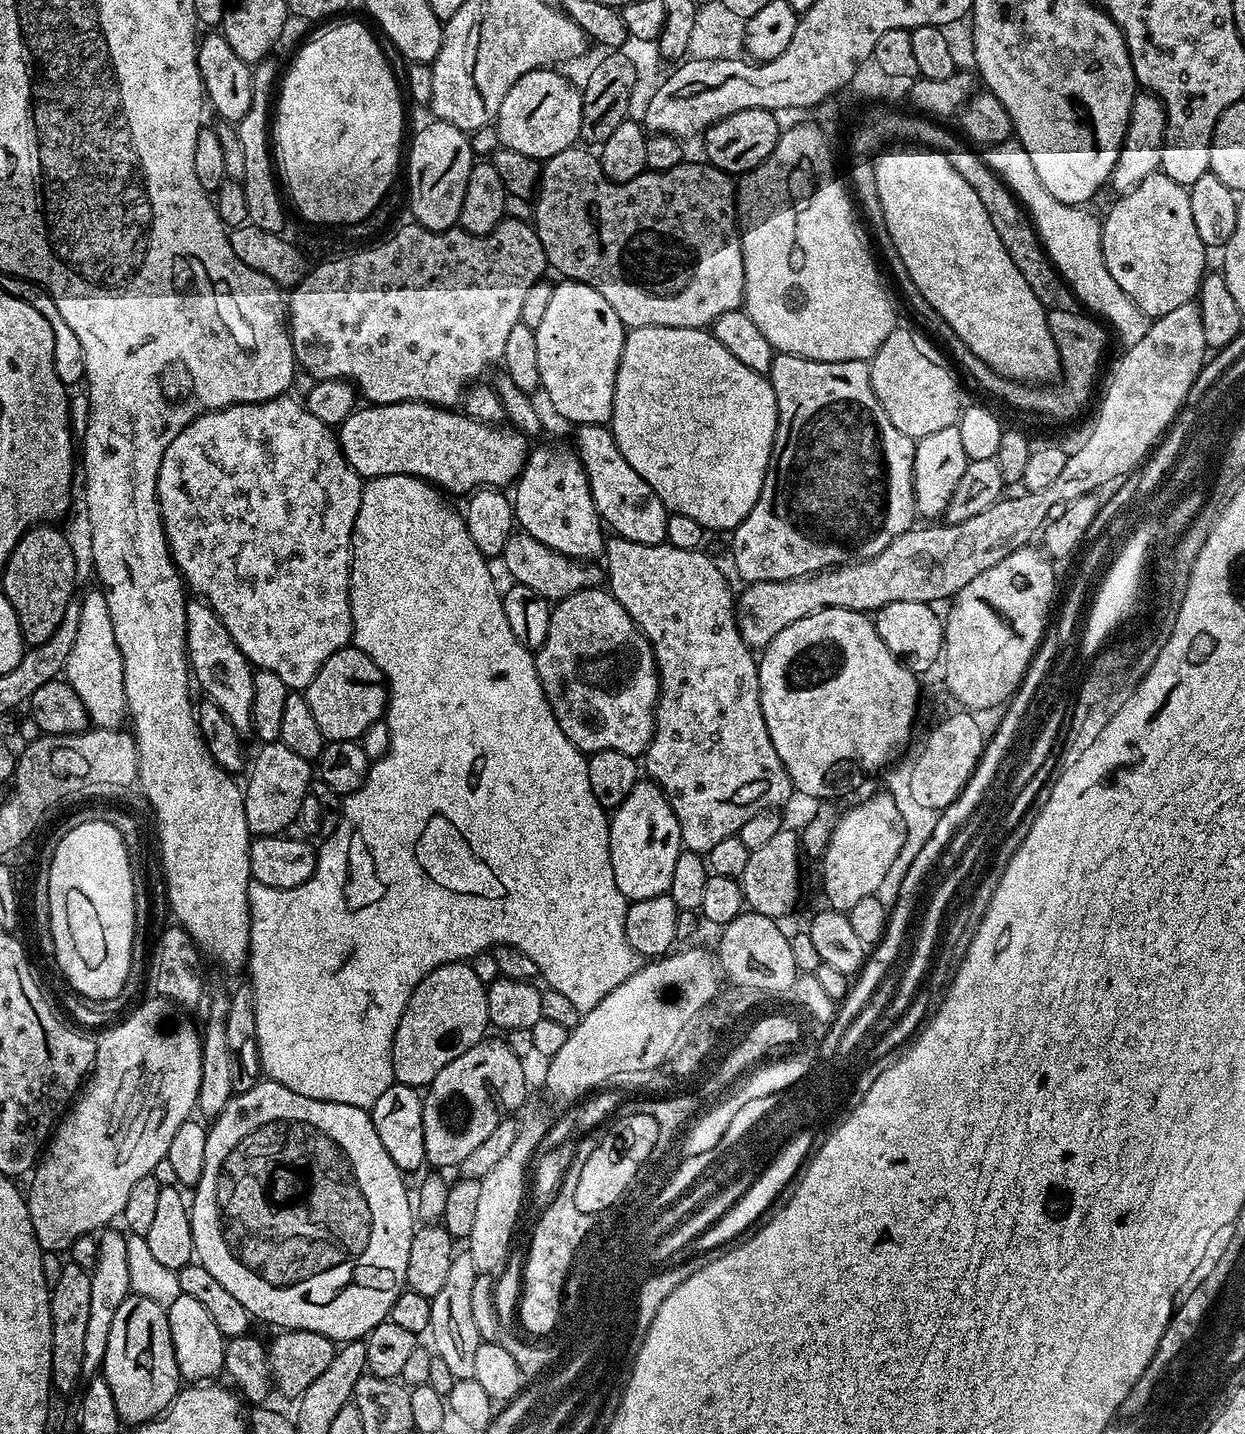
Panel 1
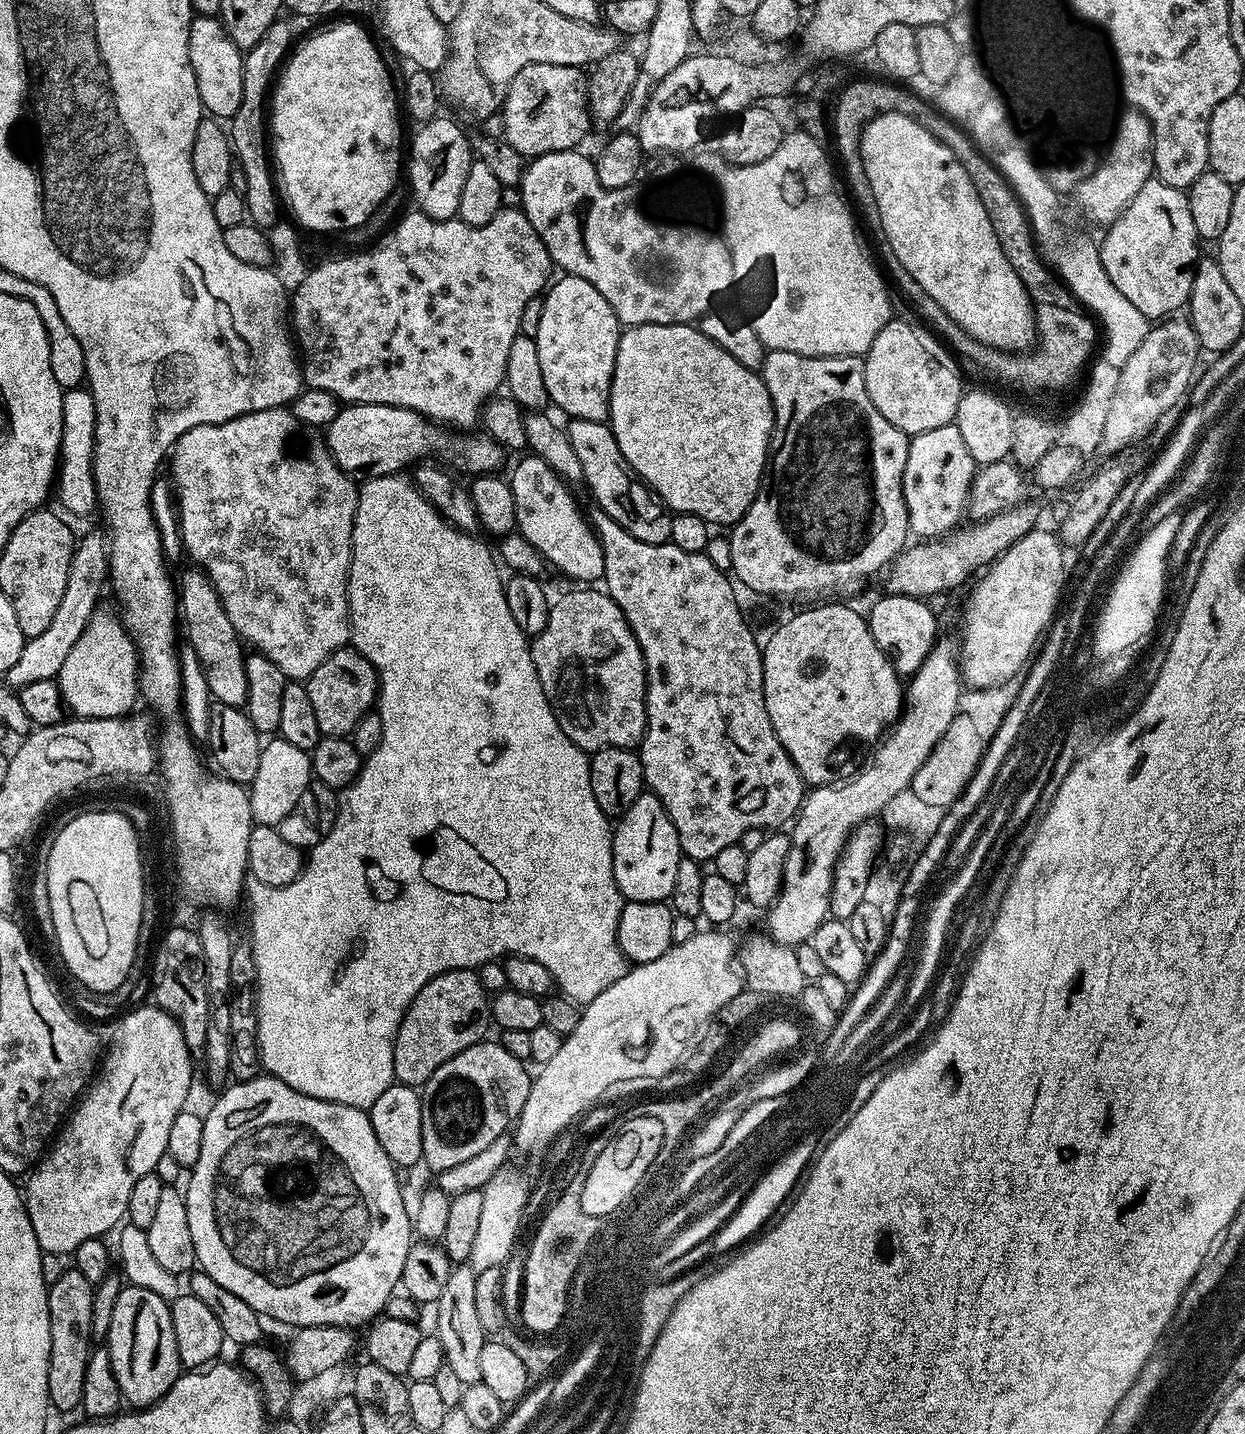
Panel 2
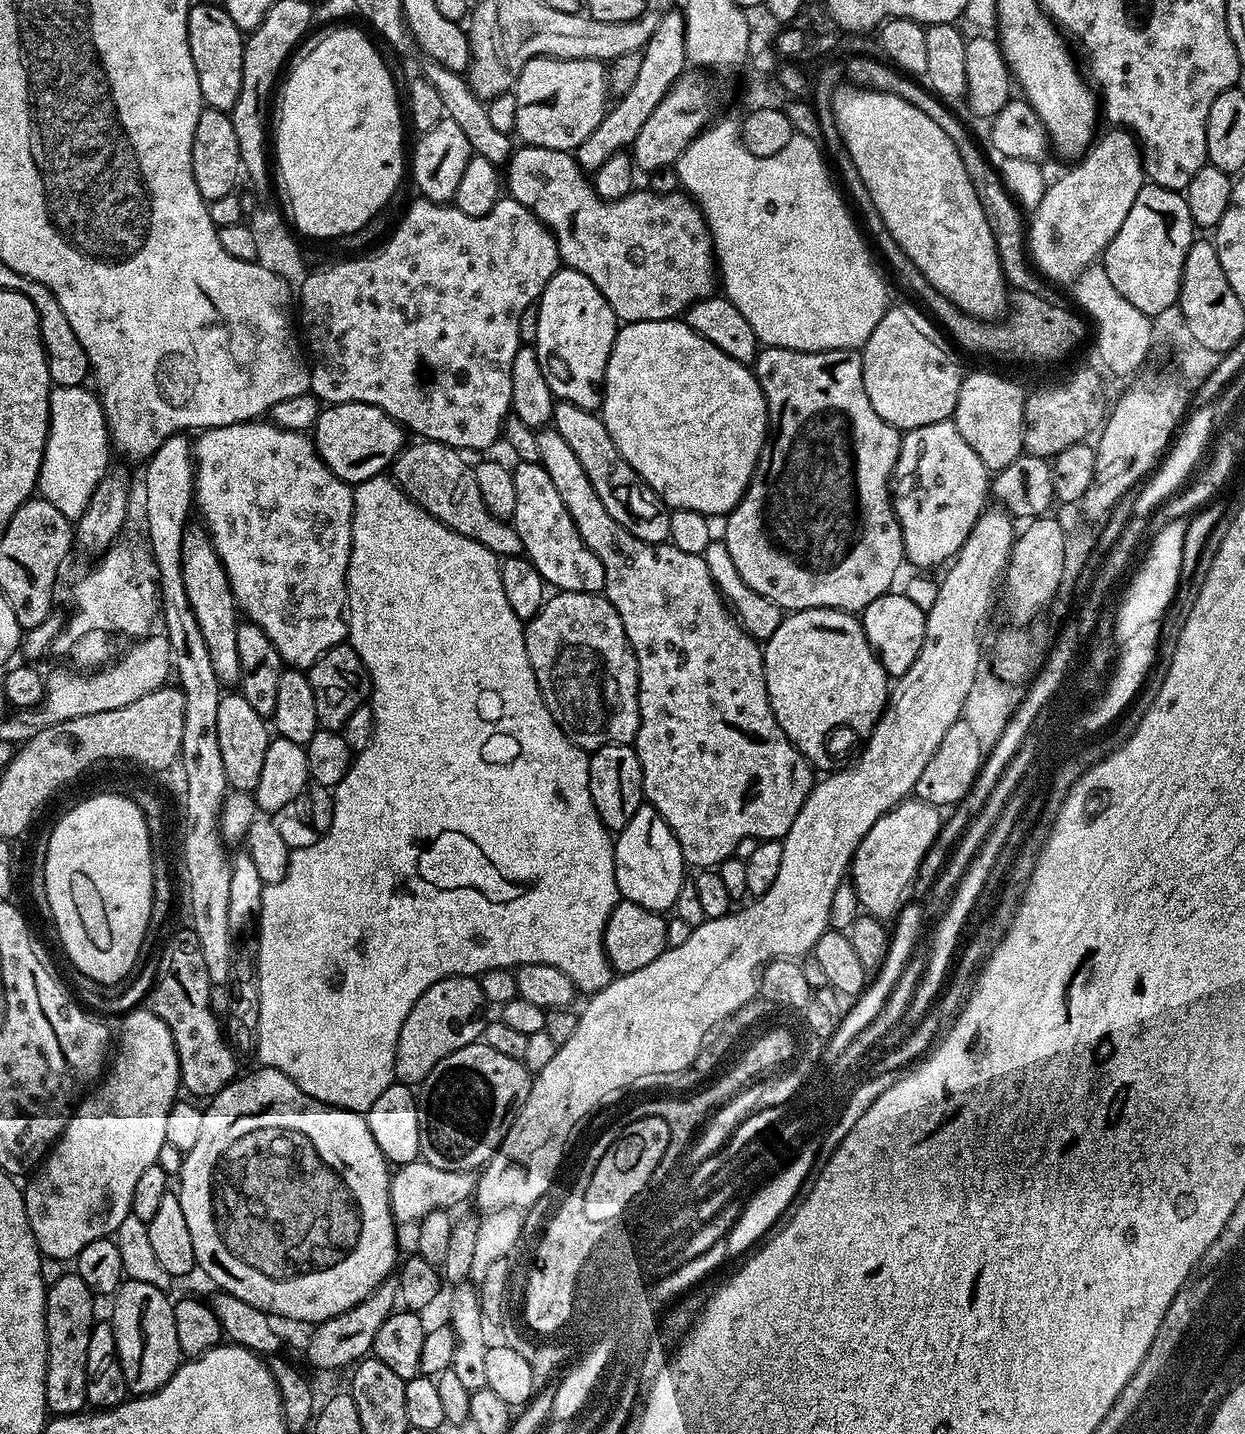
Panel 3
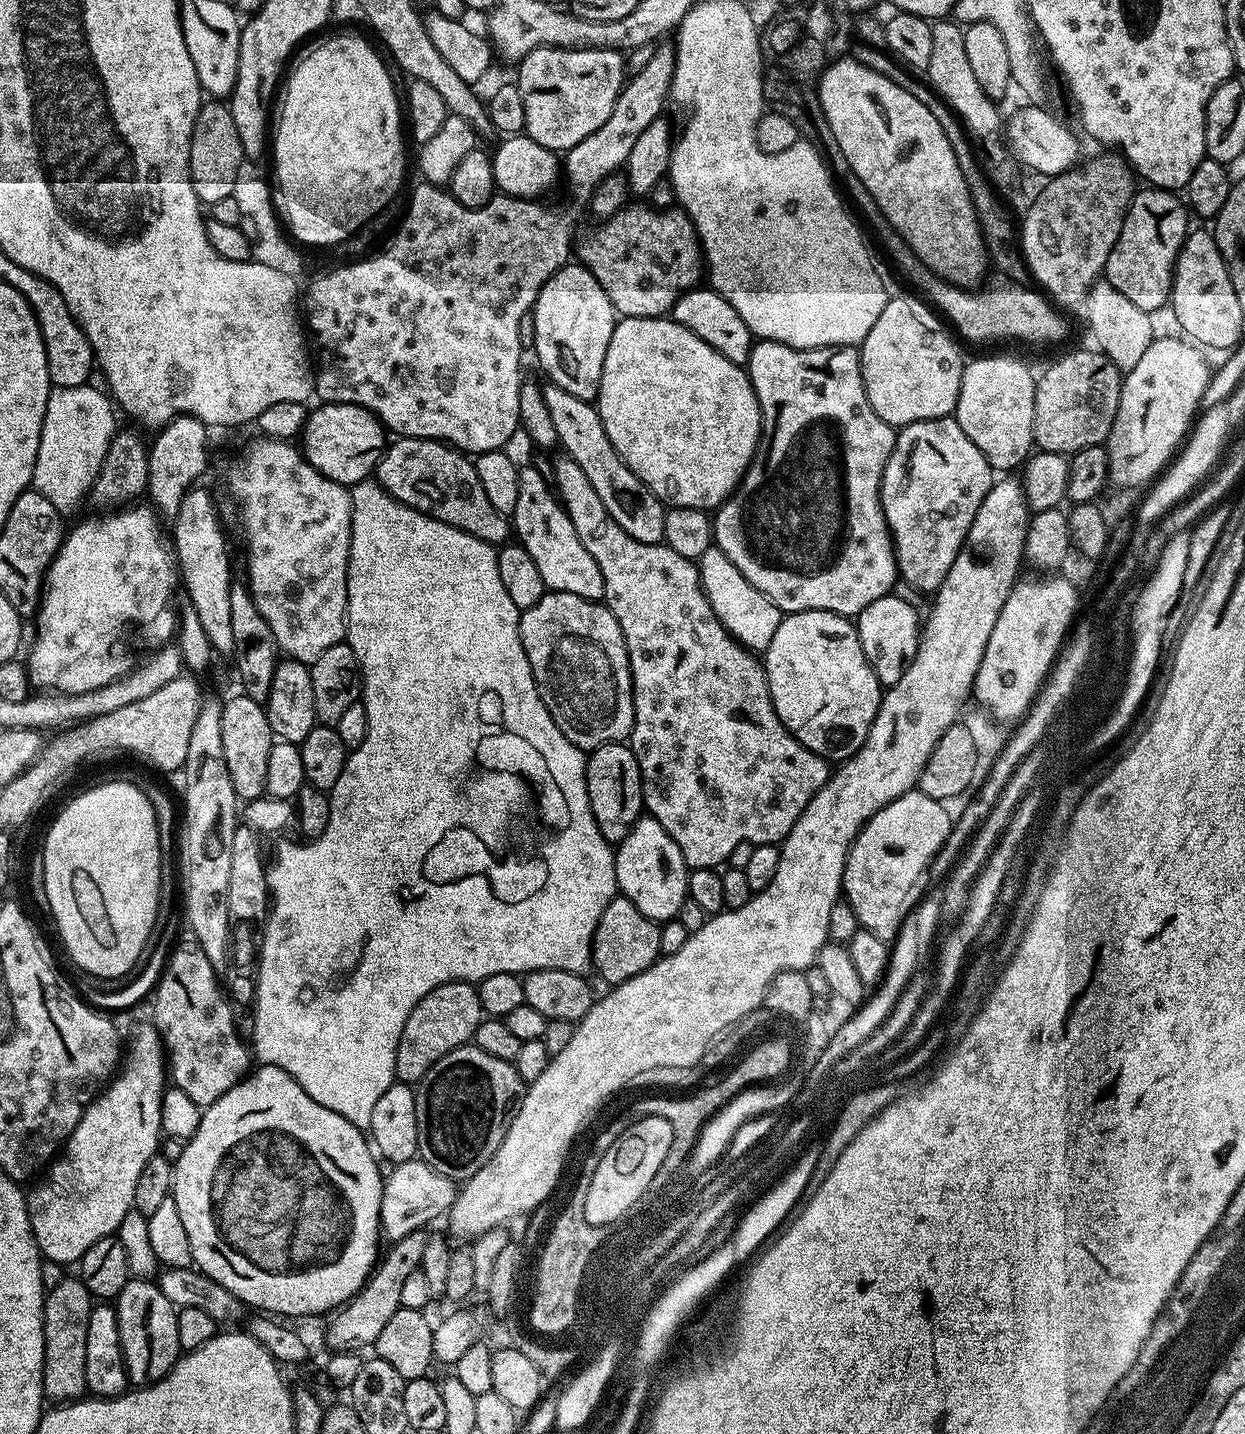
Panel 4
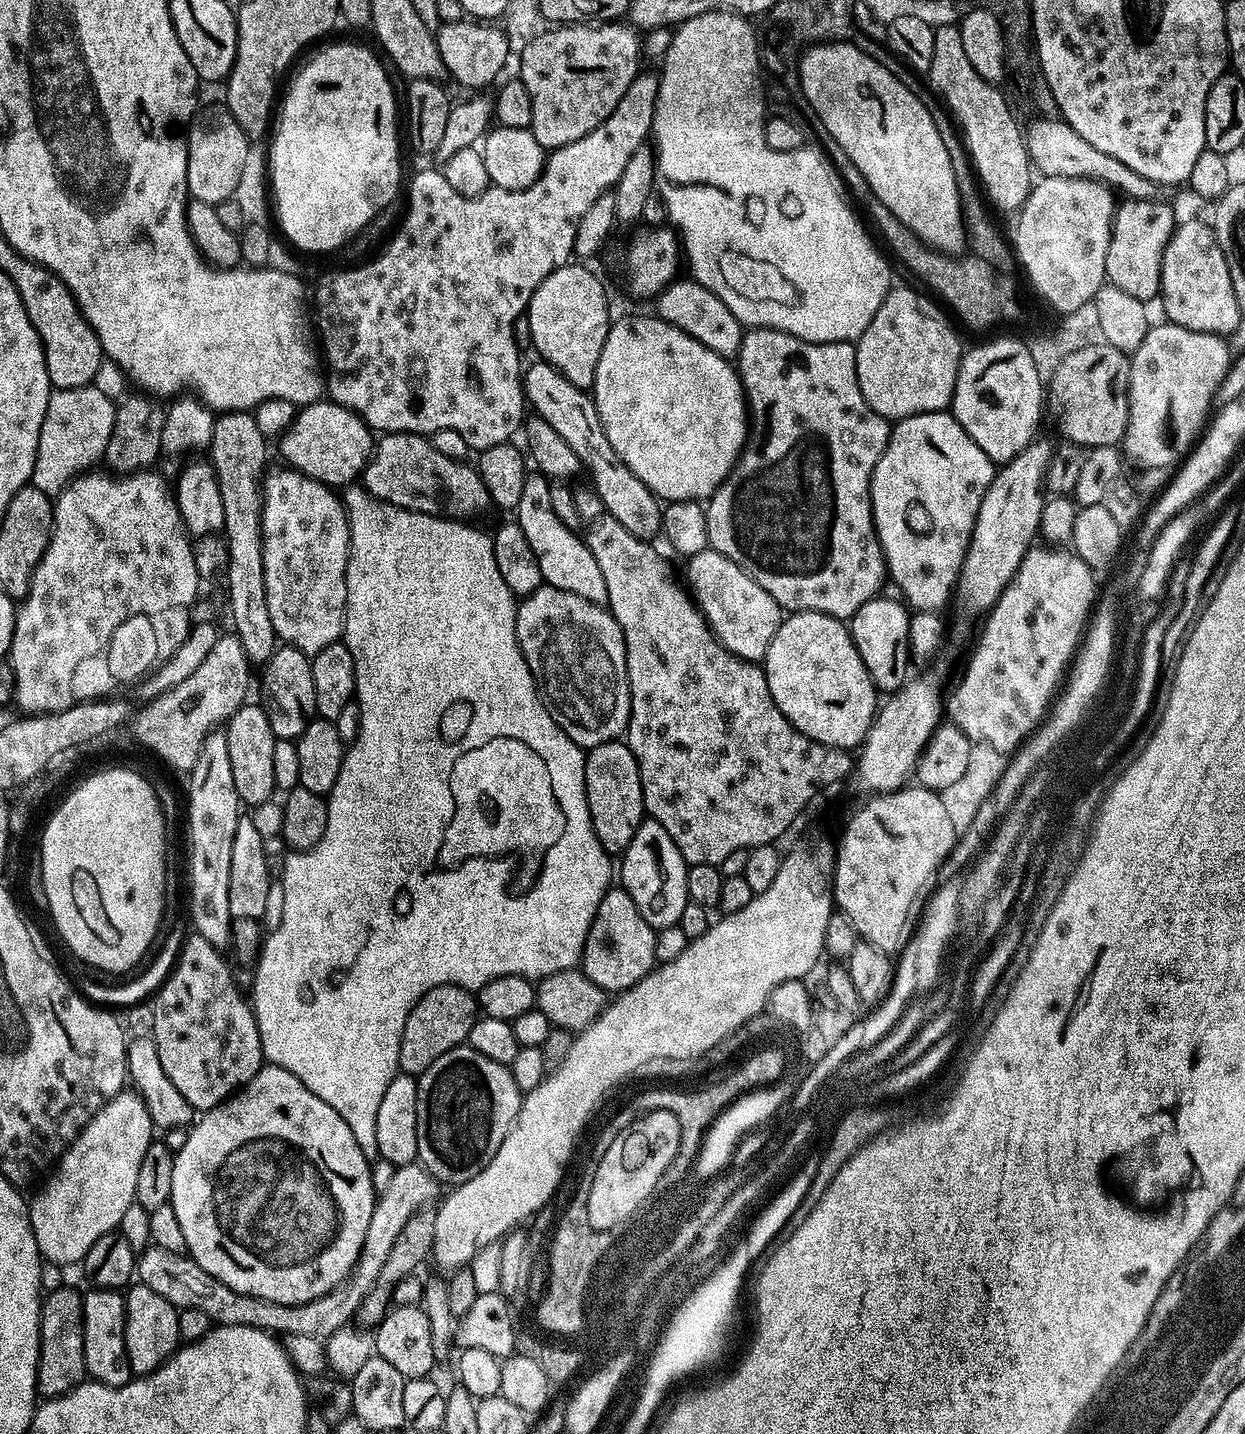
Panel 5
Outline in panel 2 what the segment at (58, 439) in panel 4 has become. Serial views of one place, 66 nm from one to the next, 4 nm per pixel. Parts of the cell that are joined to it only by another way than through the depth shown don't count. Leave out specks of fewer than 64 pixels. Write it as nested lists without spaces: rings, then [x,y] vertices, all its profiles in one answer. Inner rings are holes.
[[[86,388],[69,389],[65,391],[63,400],[63,434],[60,447],[60,462],[57,469],[56,498],[70,512],[84,516],[95,511],[96,483],[93,480],[93,436],[92,430],[96,425],[96,411],[91,392]],[[80,430],[82,432],[72,432]]]

